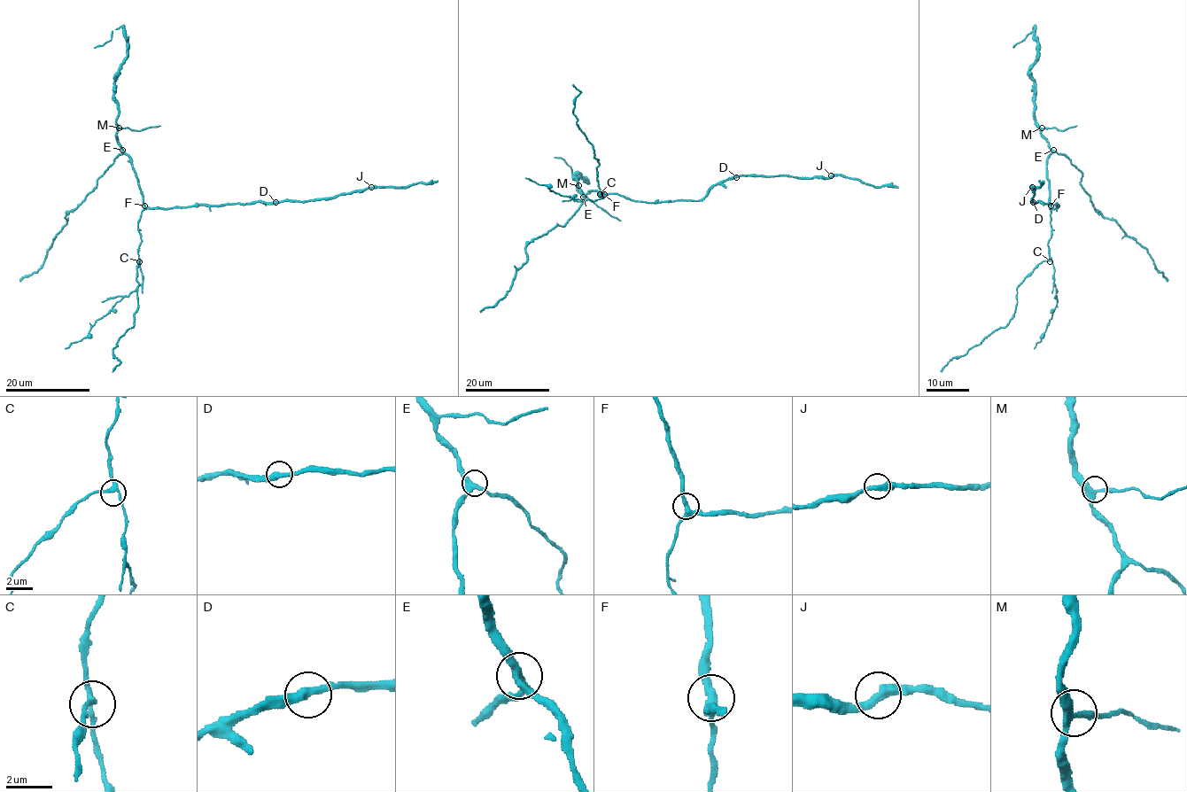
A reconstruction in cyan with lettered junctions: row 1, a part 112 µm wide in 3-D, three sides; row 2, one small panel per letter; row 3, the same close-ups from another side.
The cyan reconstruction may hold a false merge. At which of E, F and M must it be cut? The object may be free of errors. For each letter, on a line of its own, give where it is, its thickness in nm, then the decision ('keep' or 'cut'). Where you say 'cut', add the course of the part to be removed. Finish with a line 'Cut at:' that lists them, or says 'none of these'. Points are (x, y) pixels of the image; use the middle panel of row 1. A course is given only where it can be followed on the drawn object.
E: (583, 197) | 320 nm | keep
F: (604, 194) | 320 nm | keep
M: (578, 185) | 300 nm | keep
Cut at: none of these

